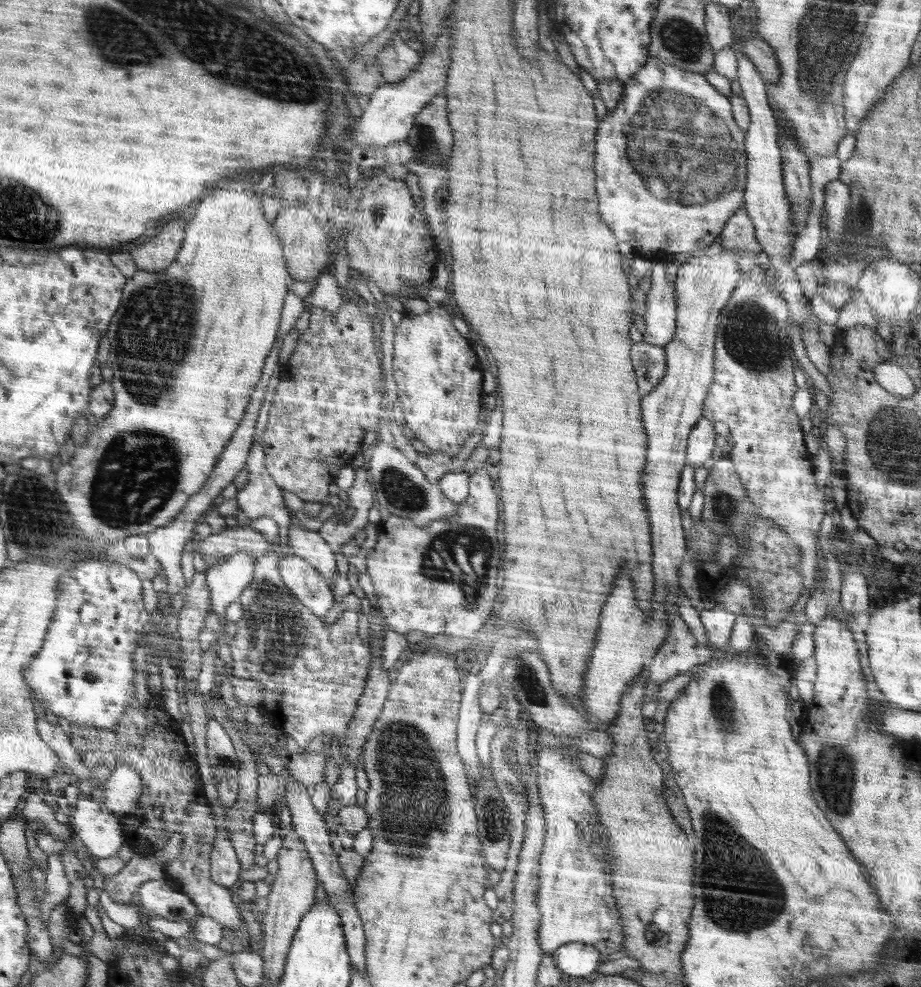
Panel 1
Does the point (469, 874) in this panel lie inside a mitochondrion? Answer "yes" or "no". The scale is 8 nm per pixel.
no

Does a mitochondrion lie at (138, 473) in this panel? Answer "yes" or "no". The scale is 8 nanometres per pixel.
yes

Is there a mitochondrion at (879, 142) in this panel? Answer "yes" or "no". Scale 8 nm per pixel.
no

